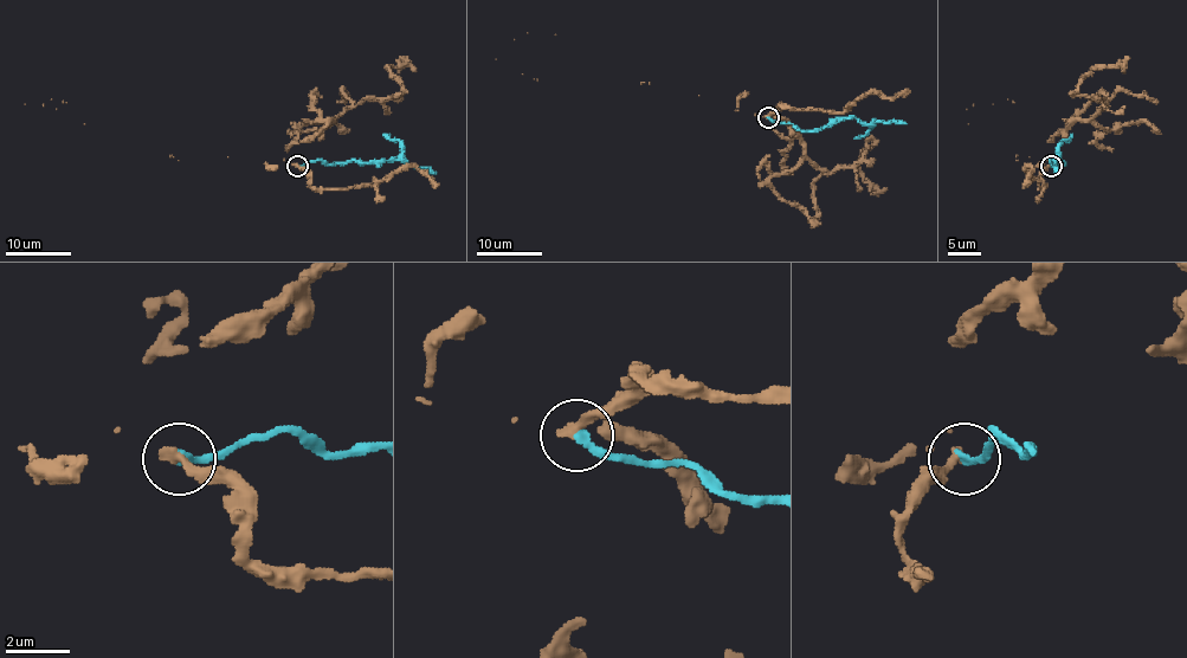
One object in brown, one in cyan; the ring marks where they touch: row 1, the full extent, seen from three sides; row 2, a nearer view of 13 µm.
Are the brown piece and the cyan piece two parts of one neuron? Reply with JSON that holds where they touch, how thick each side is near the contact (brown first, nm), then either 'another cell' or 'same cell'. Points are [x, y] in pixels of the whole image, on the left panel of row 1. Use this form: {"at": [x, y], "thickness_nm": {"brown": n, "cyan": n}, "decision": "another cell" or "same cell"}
{"at": [297, 166], "thickness_nm": {"brown": 340, "cyan": 240}, "decision": "same cell"}

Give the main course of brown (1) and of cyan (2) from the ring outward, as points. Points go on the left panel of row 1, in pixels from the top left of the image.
1: (297, 165), (301, 142), (284, 160), (265, 163), (265, 167), (227, 156), (179, 160), (43, 104), (25, 104)
2: (297, 165), (322, 160), (328, 163), (402, 160), (410, 165), (427, 167), (436, 173)

